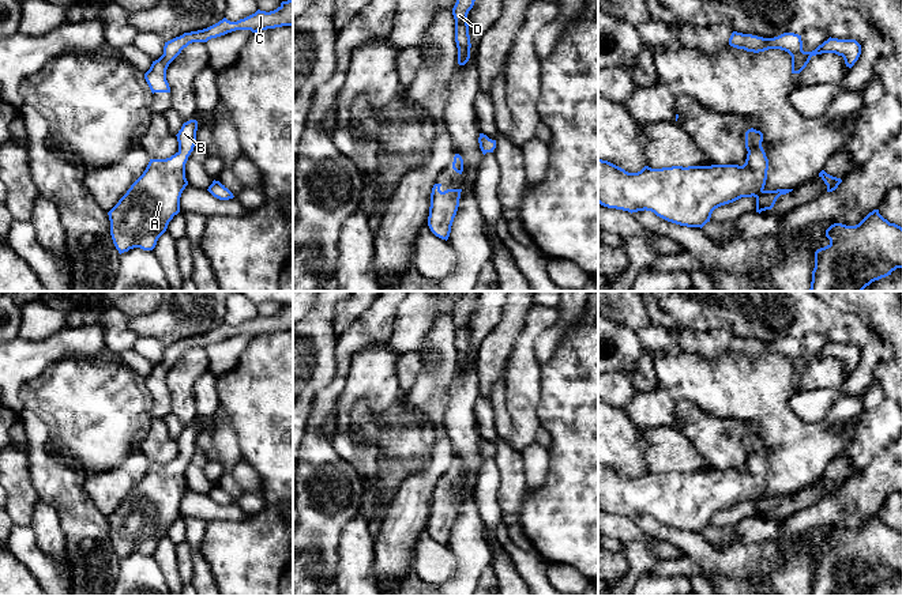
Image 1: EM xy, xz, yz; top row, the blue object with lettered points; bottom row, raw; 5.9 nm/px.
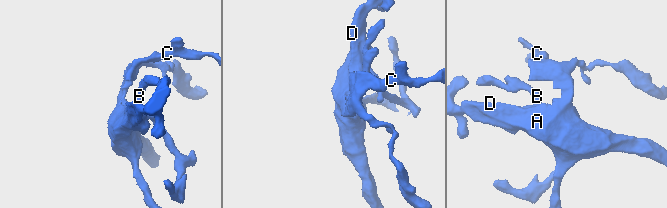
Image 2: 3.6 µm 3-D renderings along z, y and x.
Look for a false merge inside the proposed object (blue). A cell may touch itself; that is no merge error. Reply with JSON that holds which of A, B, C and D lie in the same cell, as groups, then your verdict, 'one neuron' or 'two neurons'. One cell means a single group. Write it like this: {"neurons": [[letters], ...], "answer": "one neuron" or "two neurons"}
{"neurons": [["A", "B", "C", "D"]], "answer": "one neuron"}

